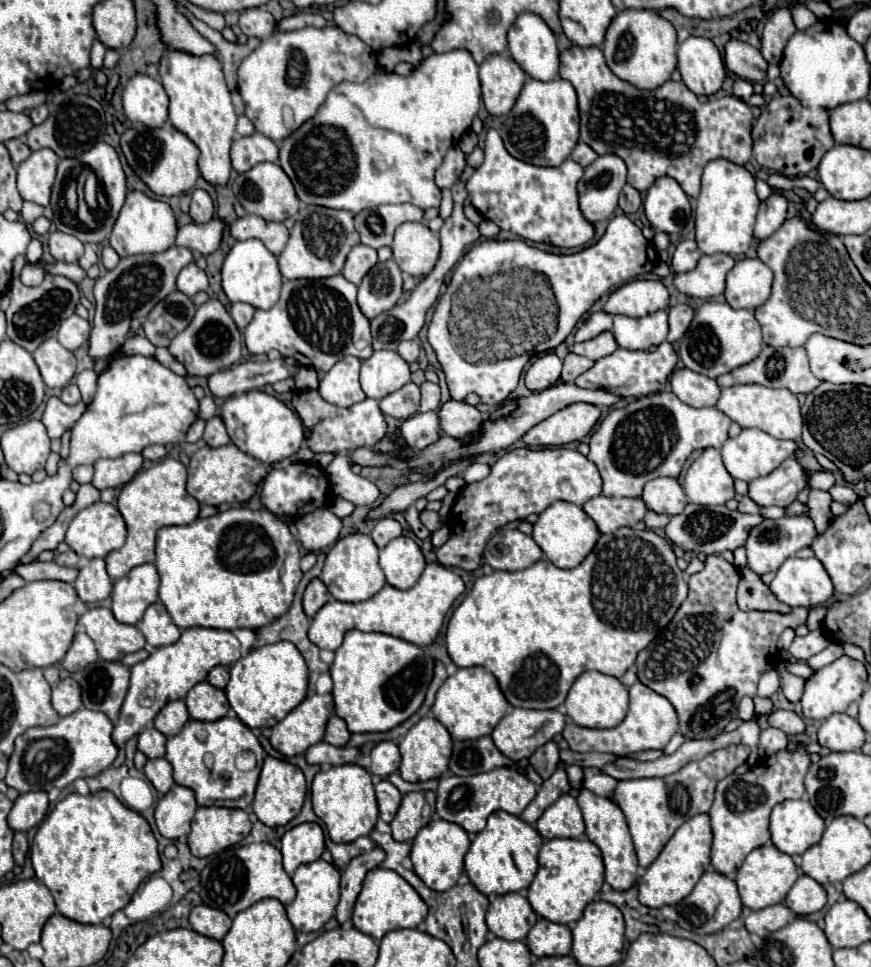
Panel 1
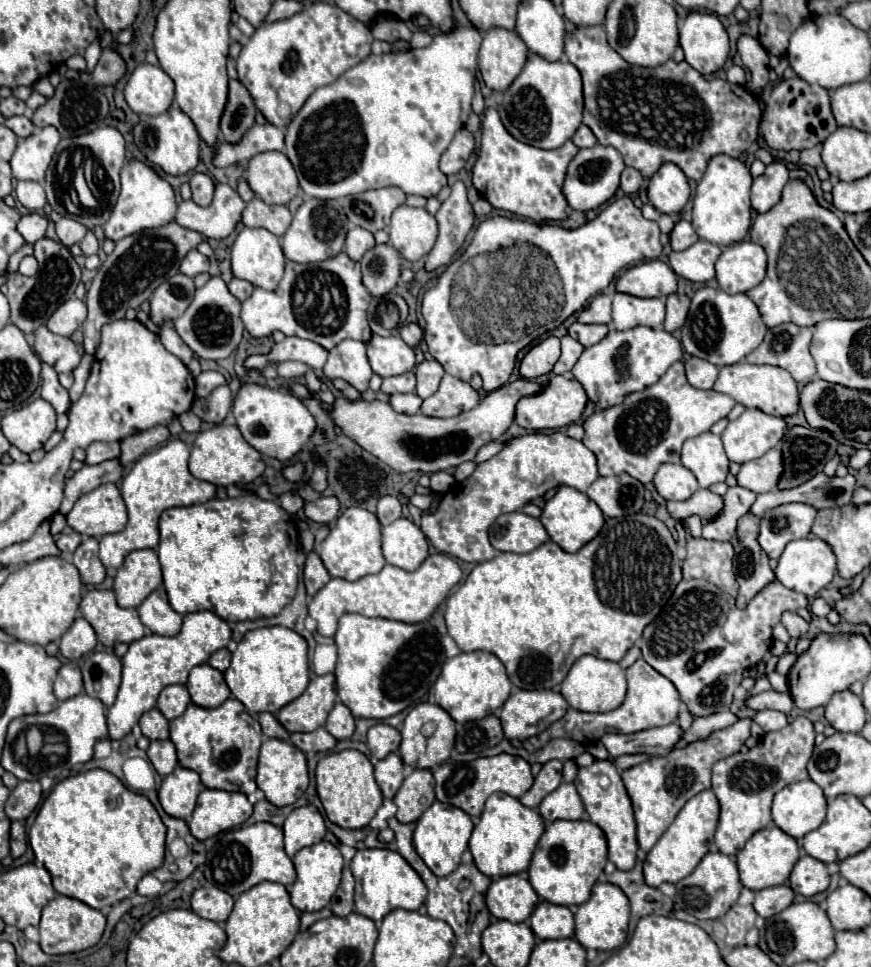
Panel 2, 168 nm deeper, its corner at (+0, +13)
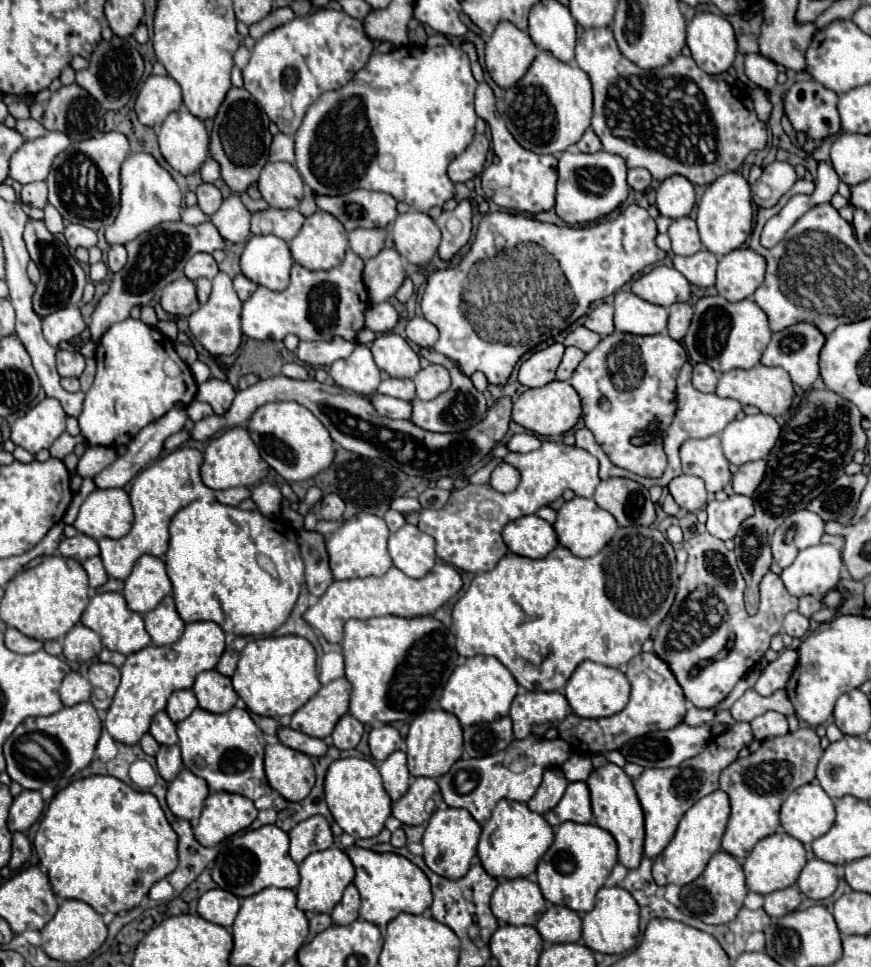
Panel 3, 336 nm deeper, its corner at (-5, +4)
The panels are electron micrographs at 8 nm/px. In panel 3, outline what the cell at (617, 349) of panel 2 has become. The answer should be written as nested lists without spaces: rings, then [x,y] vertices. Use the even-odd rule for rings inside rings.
[[[615,331],[603,337],[573,371],[569,383],[581,399],[585,427],[617,467],[629,469],[641,477],[661,477],[665,471],[667,457],[663,451],[663,437],[657,433],[669,427],[677,411],[675,381],[685,361],[685,349],[669,335],[631,335]],[[651,423],[657,423],[657,427],[651,429]],[[647,433],[655,433],[649,443],[631,445],[631,439]]]

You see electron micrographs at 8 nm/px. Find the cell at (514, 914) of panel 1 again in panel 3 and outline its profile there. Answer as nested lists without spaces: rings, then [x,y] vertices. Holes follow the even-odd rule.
[[[505,879],[493,891],[491,911],[509,925],[535,925],[545,913],[545,897],[535,881]]]

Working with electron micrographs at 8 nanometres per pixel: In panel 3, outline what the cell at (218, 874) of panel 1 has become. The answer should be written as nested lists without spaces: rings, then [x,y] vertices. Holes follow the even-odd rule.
[[[263,825],[259,829],[249,829],[225,839],[211,875],[221,889],[231,891],[241,899],[255,895],[265,887],[295,889],[299,885],[297,865],[289,857],[289,835],[275,825]]]

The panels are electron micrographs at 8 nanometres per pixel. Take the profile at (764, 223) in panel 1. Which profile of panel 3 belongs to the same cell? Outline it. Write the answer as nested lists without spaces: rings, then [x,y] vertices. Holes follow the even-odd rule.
[[[773,161],[763,169],[761,179],[753,185],[751,197],[759,207],[773,207],[779,201],[779,197],[793,187],[795,181],[797,181],[795,169],[789,163]],[[765,187],[769,187],[769,195],[761,193],[765,191]]]

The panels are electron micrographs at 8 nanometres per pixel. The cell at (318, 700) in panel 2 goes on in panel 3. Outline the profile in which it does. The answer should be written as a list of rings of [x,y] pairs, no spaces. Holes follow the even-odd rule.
[[[345,677],[323,685],[319,693],[291,717],[291,729],[319,739],[331,735],[337,721],[349,711],[349,695],[351,683]]]

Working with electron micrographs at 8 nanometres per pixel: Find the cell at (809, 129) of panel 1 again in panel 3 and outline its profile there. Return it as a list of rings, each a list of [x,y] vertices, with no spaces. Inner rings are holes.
[[[813,79],[793,83],[785,95],[783,107],[793,127],[813,139],[825,139],[841,131],[837,93]]]

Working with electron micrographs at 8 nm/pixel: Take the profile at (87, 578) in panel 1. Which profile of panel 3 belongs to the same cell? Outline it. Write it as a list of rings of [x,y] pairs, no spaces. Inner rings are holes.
[[[89,557],[85,563],[83,563],[87,575],[89,575],[89,585],[91,587],[101,587],[105,581],[107,581],[107,573],[105,573],[105,567],[101,563],[101,557]]]

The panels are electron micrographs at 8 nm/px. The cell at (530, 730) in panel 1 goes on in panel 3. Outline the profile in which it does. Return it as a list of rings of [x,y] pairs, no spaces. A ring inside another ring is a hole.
[[[551,691],[551,693],[523,693],[513,699],[509,717],[513,719],[513,733],[515,739],[525,739],[527,735],[543,735],[547,727],[555,719],[565,719],[569,711],[569,703],[565,695]]]

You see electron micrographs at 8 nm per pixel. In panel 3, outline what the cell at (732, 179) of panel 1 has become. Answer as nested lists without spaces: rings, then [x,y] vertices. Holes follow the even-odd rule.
[[[727,173],[713,181],[697,205],[697,227],[699,237],[705,249],[715,255],[727,255],[733,249],[739,249],[753,229],[753,207],[751,207],[751,189],[749,183],[739,173]]]

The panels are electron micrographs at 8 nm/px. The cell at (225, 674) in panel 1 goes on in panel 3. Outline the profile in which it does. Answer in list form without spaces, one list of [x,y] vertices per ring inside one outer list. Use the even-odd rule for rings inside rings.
[[[227,647],[227,649],[225,649],[225,653],[221,655],[221,659],[219,659],[219,663],[217,663],[217,667],[215,667],[215,669],[217,669],[221,675],[231,677],[231,675],[233,675],[233,671],[235,671],[235,667],[237,667],[237,661],[239,661],[239,653]]]

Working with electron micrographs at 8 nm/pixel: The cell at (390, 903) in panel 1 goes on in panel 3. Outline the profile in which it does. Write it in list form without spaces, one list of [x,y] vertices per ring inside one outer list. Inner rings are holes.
[[[357,845],[349,847],[347,855],[351,857],[355,871],[357,871],[353,885],[359,889],[359,895],[361,895],[359,915],[365,921],[375,923],[375,925],[387,925],[399,913],[419,915],[431,905],[433,895],[431,895],[429,879],[407,857],[397,855],[397,853],[375,853],[369,849],[361,849]]]

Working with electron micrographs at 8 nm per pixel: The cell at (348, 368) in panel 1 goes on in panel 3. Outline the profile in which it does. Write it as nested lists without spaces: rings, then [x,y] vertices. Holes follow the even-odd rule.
[[[357,345],[357,349],[347,359],[335,361],[329,367],[329,375],[339,387],[357,391],[357,395],[371,395],[381,383],[379,367],[365,345]]]

